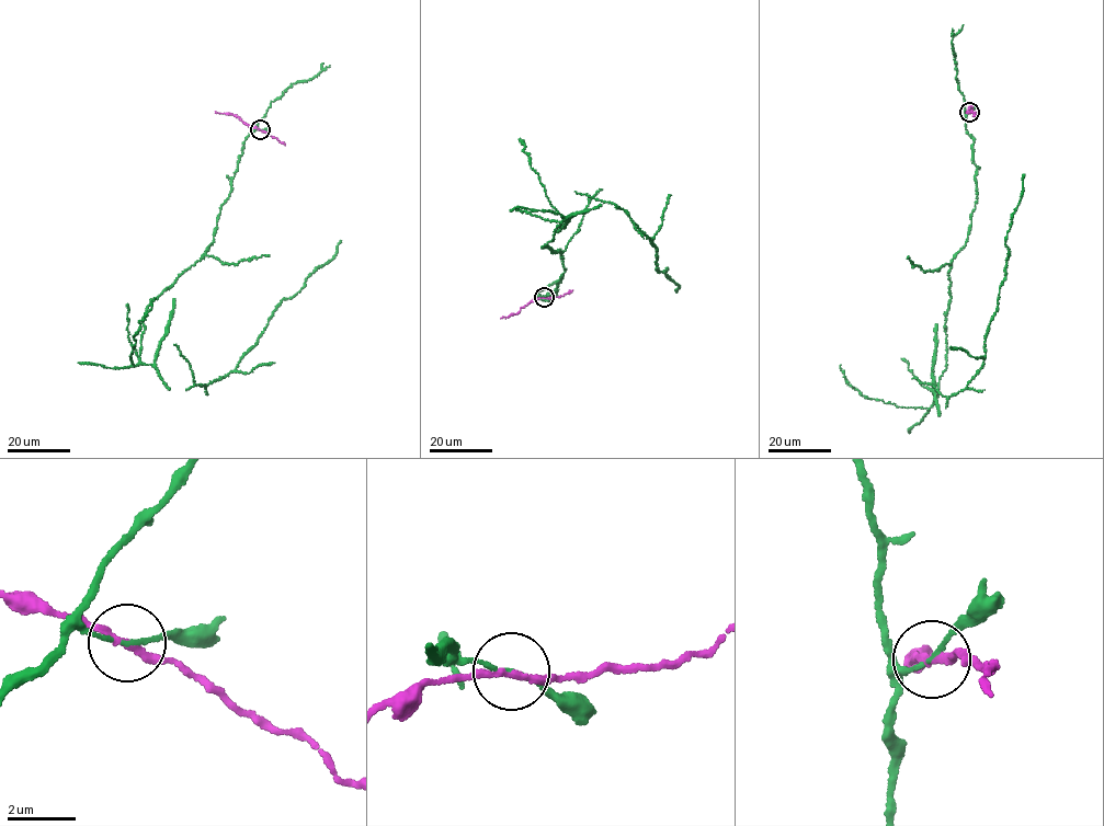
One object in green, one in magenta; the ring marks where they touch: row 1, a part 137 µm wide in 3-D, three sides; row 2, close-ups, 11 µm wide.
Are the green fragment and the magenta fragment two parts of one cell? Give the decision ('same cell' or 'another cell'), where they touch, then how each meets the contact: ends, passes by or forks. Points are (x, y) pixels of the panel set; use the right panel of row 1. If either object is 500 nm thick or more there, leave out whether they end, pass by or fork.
another cell; place (969, 112); green passes by; magenta passes by

